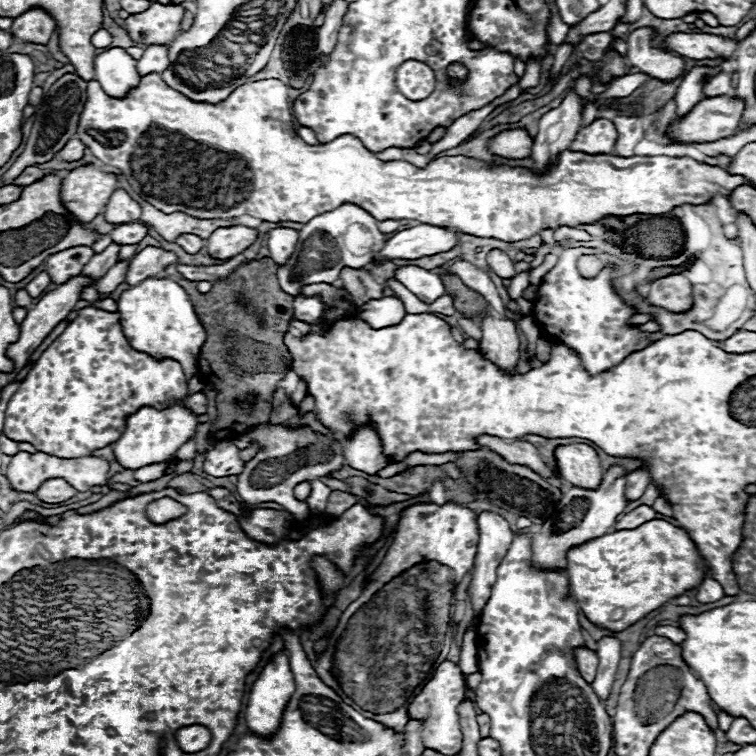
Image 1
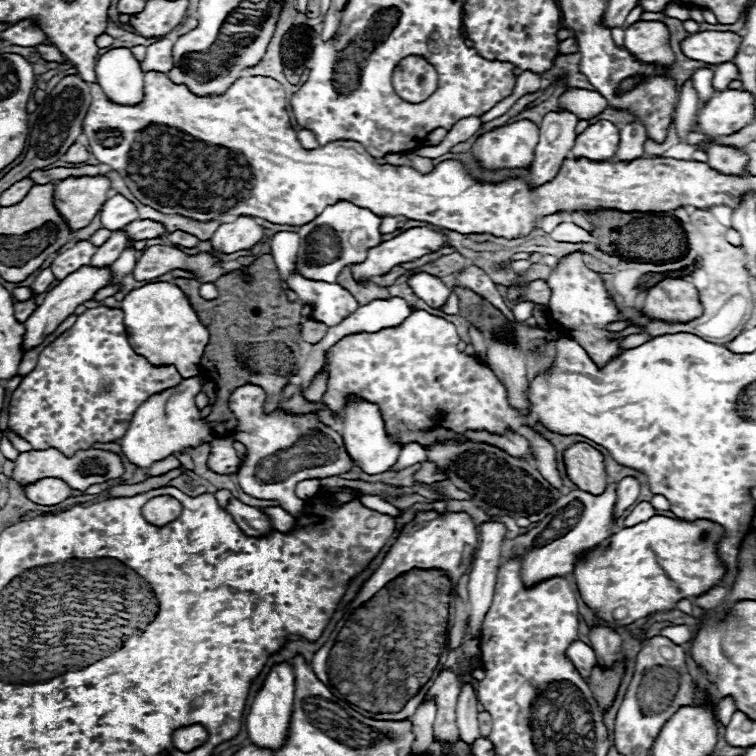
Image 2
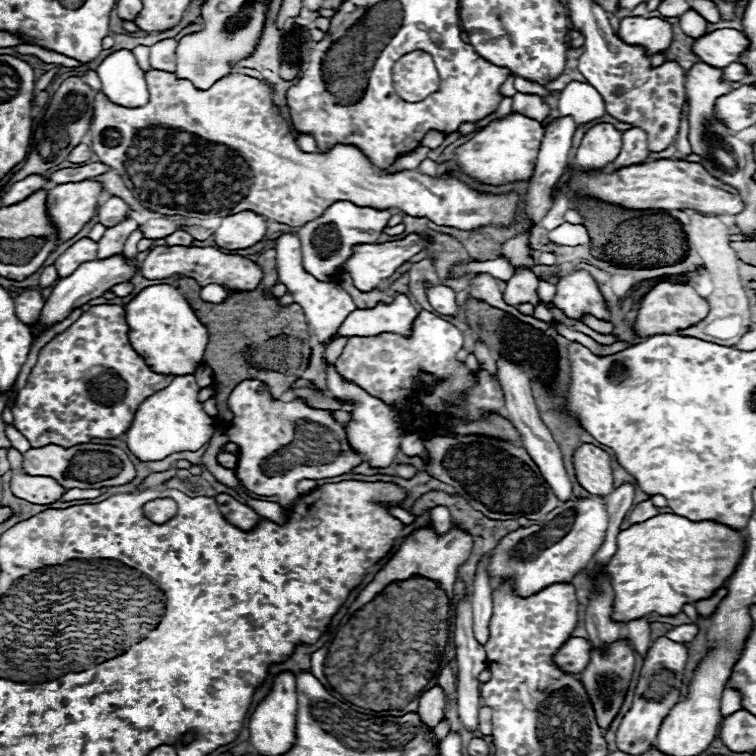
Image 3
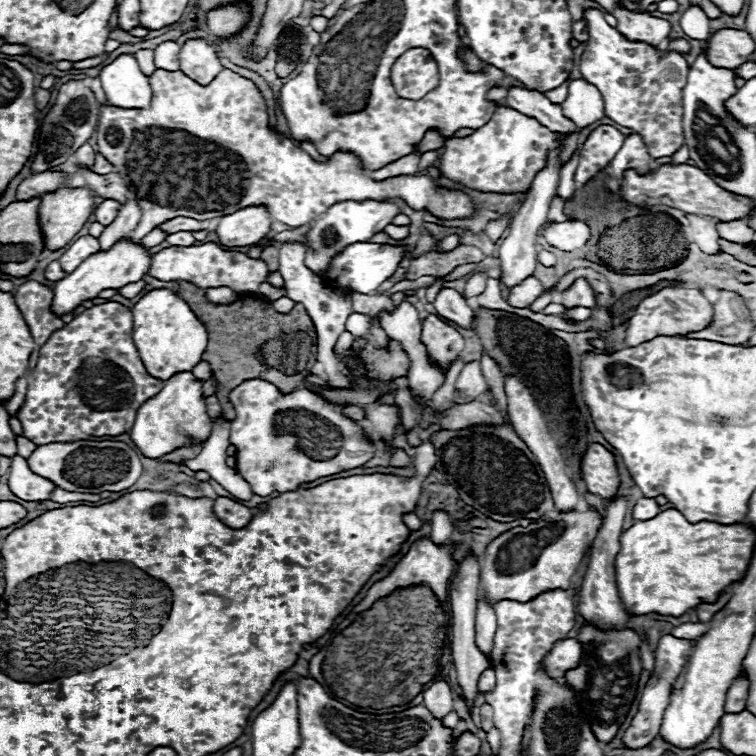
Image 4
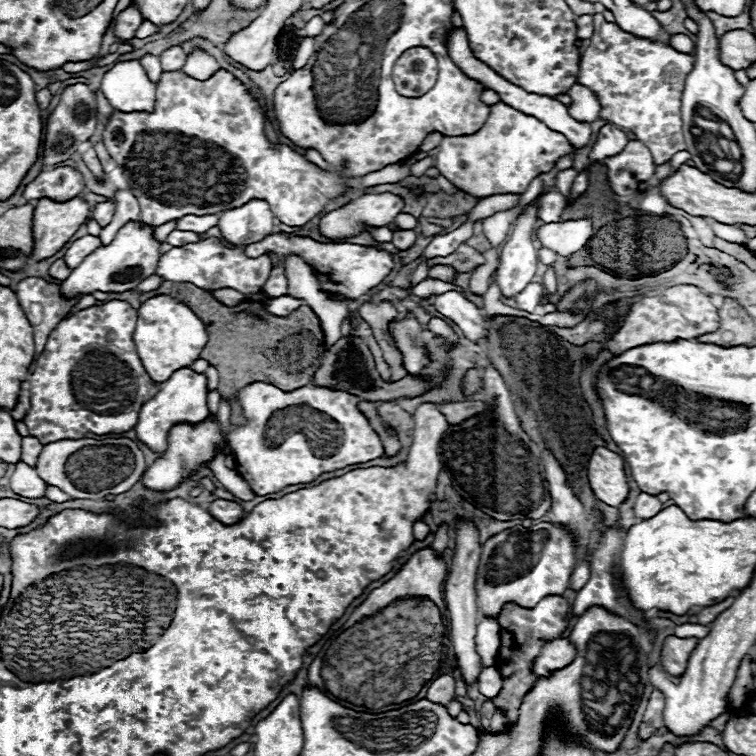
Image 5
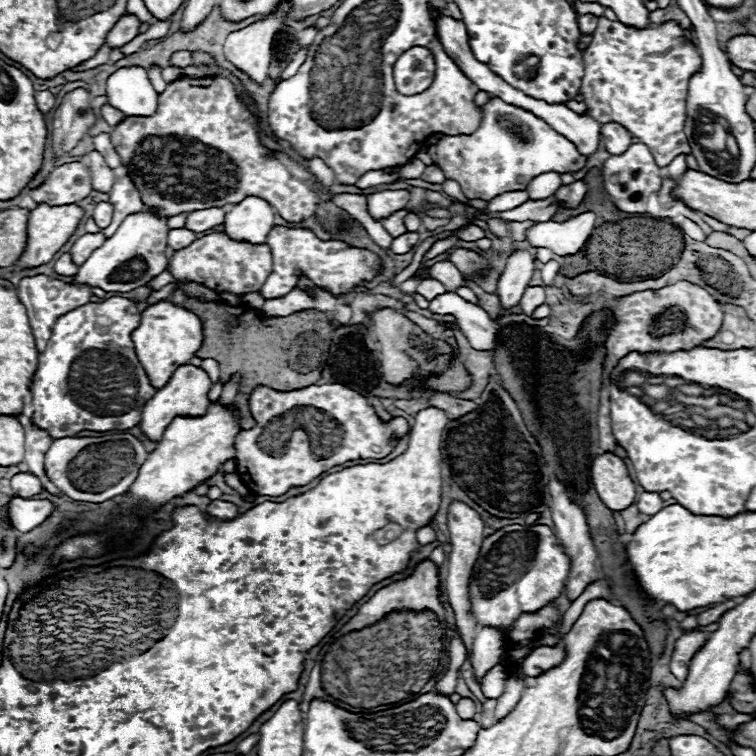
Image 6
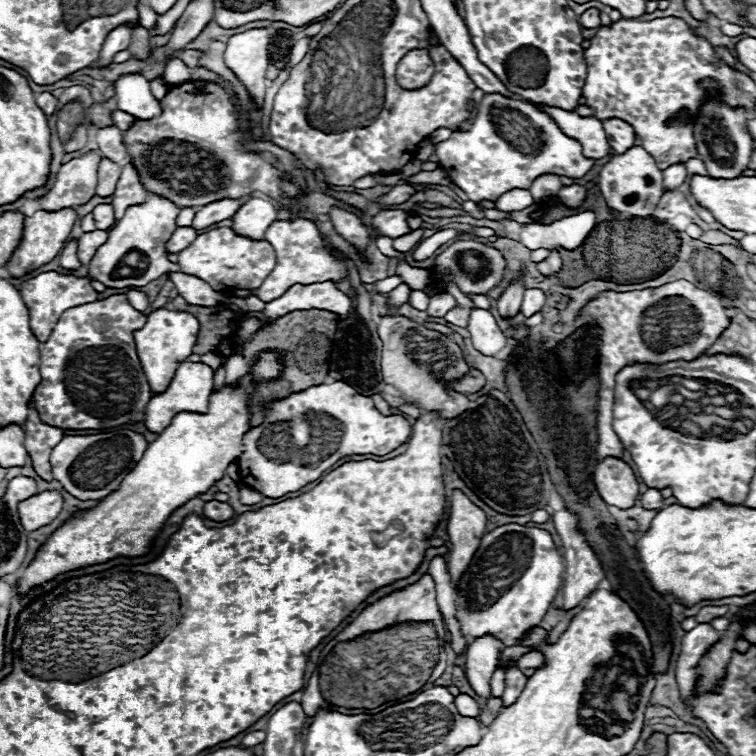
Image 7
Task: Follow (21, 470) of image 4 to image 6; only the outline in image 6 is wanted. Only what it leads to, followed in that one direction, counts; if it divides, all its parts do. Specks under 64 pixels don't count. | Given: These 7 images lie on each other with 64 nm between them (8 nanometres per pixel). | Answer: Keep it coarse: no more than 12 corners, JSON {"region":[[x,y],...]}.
{"region":[[26,472],[12,476],[14,496],[36,496],[42,482]]}

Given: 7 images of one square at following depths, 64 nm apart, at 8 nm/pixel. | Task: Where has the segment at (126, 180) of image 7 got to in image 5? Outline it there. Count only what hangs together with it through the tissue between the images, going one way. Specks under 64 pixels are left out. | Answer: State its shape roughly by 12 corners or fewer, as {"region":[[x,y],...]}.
{"region":[[118,190],[114,218],[100,232],[102,244],[114,240],[126,220],[140,218],[132,190]]}

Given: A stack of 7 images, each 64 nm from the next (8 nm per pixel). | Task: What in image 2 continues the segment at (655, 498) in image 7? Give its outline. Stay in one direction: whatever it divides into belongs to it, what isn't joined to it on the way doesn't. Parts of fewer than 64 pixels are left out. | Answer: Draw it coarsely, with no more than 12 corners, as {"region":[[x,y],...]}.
{"region":[[650,502],[640,504],[624,518],[624,526],[640,524],[656,514]]}

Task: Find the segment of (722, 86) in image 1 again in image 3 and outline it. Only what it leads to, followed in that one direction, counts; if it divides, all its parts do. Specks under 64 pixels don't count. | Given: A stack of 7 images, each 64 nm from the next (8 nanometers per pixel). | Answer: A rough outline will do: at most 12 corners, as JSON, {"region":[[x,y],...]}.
{"region":[[730,64],[724,68],[726,78],[734,82],[748,78],[744,64]]}

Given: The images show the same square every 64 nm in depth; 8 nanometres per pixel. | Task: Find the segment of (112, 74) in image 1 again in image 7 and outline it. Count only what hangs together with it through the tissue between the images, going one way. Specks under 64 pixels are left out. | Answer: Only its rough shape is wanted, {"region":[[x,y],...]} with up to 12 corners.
{"region":[[144,76],[116,82],[116,104],[140,120],[162,114]]}

